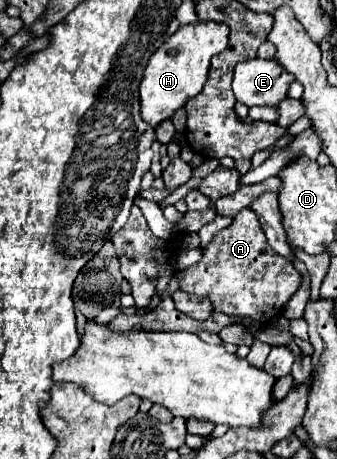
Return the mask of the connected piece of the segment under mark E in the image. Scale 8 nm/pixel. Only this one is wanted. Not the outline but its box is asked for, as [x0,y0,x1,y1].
[233,59,295,107]

